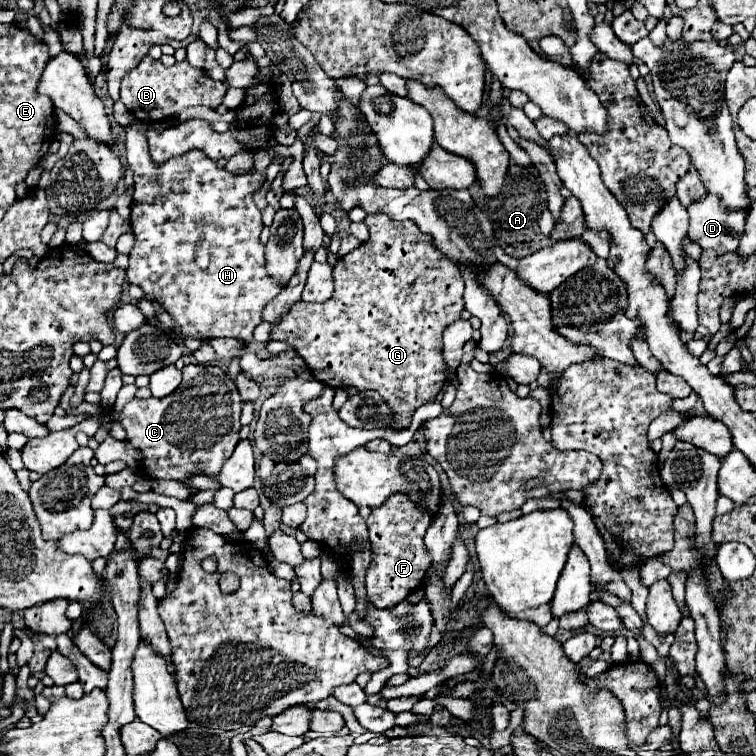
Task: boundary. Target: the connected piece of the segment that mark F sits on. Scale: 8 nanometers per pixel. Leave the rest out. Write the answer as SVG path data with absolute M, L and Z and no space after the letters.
M406 494L390 496L380 508L374 508L366 520L372 542L372 566L366 572L368 600L376 608L396 606L410 590L422 586L424 572L430 564L430 556L424 548L424 534L430 526L430 514L422 512Z

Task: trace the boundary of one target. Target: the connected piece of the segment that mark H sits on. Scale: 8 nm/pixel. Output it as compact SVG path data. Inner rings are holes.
M132 122L130 126L124 128L126 130L126 160L128 160L128 166L132 168L134 172L134 202L132 202L132 214L130 214L130 226L132 226L132 232L136 236L136 242L134 242L134 248L130 252L130 266L128 266L128 282L130 284L138 284L146 296L152 296L156 298L166 310L168 314L172 316L174 320L174 334L176 338L198 338L202 342L208 342L212 338L218 338L218 336L230 336L230 338L236 338L236 340L242 340L244 344L250 344L254 340L252 336L252 330L262 322L262 310L264 306L274 300L284 288L280 288L280 284L276 284L276 280L272 280L272 276L268 276L266 268L264 268L264 244L260 242L260 232L262 232L262 216L260 216L260 210L256 208L254 200L252 200L252 192L258 190L266 176L260 176L256 170L250 172L250 174L230 174L222 168L216 166L216 162L208 160L208 156L204 156L204 152L200 150L192 150L192 152L186 152L184 156L174 156L172 160L156 166L152 160L150 160L150 154L148 154L148 142L146 142L146 124L144 122Z

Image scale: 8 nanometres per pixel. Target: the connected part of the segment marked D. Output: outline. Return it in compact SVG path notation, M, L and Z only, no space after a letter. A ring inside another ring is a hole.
M706 196L688 206L688 238L702 250L714 250L718 256L734 252L744 232L746 210L724 210L716 196Z

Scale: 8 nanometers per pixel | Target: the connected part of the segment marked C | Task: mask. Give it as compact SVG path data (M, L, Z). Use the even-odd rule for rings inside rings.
M188 364L182 368L180 386L166 398L148 398L148 400L130 400L120 414L112 414L114 420L120 420L128 442L142 452L142 466L146 476L150 478L166 478L166 480L186 480L192 474L208 474L216 476L220 464L230 458L234 446L238 444L240 430L240 394L232 378L226 372L212 374L210 368Z

